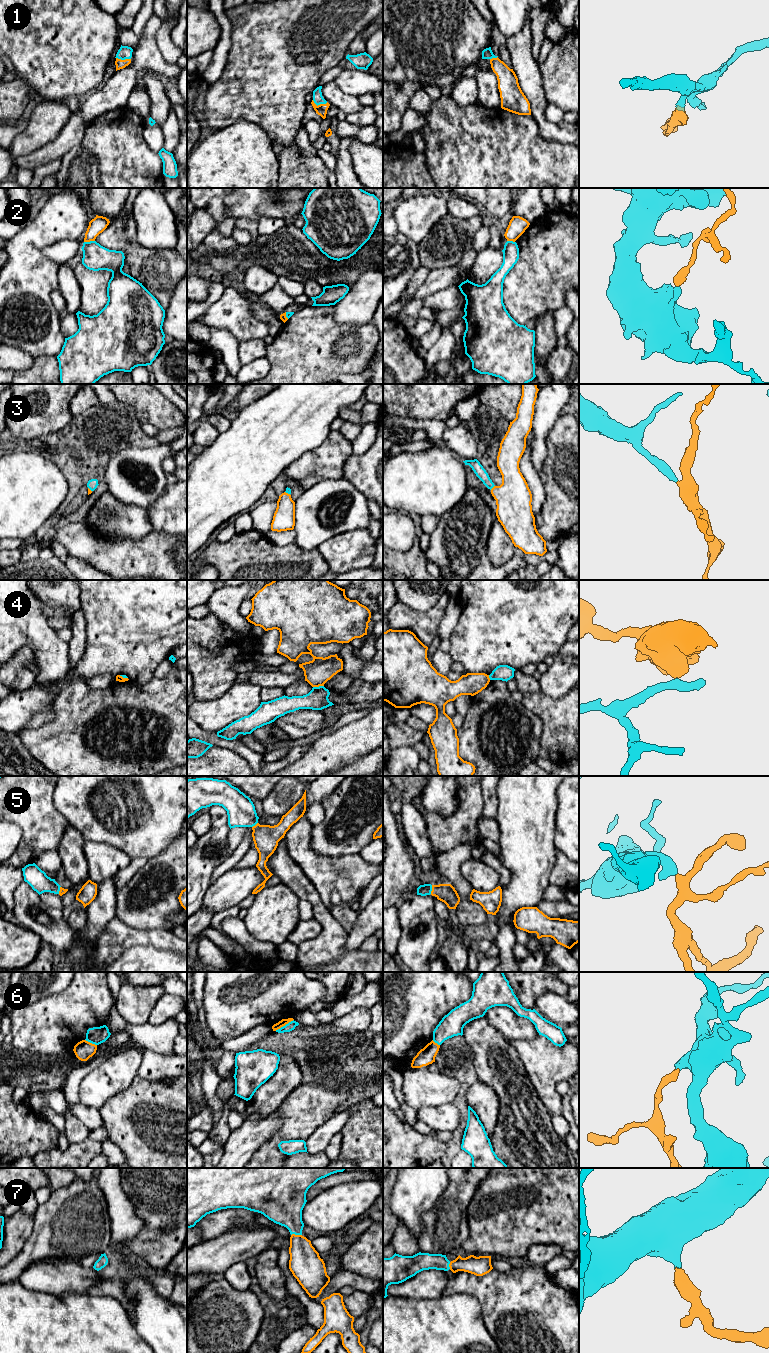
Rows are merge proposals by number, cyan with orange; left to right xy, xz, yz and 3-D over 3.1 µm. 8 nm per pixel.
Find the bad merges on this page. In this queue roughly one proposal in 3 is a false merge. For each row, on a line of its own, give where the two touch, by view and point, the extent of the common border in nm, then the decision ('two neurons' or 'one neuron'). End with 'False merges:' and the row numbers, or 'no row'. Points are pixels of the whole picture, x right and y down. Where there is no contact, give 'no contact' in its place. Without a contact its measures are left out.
1: meets cyan in xz at (320, 103); contact 130 nm long; one neuron
2: meets cyan in xy at (90, 241); contact 90 nm long; two neurons
3: meets cyan in yz at (492, 487); contact 50 nm long; one neuron
4: meets cyan in xz at (319, 686); contact 90 nm long; two neurons
5: meets cyan in yz at (431, 889); contact 70 nm long; one neuron
6: meets cyan in xz at (285, 1025); contact 180 nm long; two neurons
7: meets cyan in xz at (296, 1234); contact 90 nm long; one neuron
False merges: 2, 4, 6

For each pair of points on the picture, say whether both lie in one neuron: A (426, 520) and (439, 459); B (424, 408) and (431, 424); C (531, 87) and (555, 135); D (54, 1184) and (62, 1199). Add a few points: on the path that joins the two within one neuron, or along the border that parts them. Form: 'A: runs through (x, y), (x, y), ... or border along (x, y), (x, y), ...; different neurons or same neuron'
A: border along (421, 516), (435, 515), (438, 518); different neurons
B: border along (406, 416), (422, 419), (440, 419), (443, 421); different neurons
C: runs through (537, 99), (538, 114), (543, 123); same neuron
D: border along (76, 1178), (69, 1184), (51, 1191); different neurons

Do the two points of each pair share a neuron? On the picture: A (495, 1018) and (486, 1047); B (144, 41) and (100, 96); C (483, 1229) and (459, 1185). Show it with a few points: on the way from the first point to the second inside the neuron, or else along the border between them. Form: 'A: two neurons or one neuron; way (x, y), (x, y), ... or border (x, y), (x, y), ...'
A: two neurons; border (483, 1016), (509, 1039)
B: one neuron; way (144, 56), (115, 86)
C: two neurons; border (480, 1183), (467, 1209), (469, 1228)

